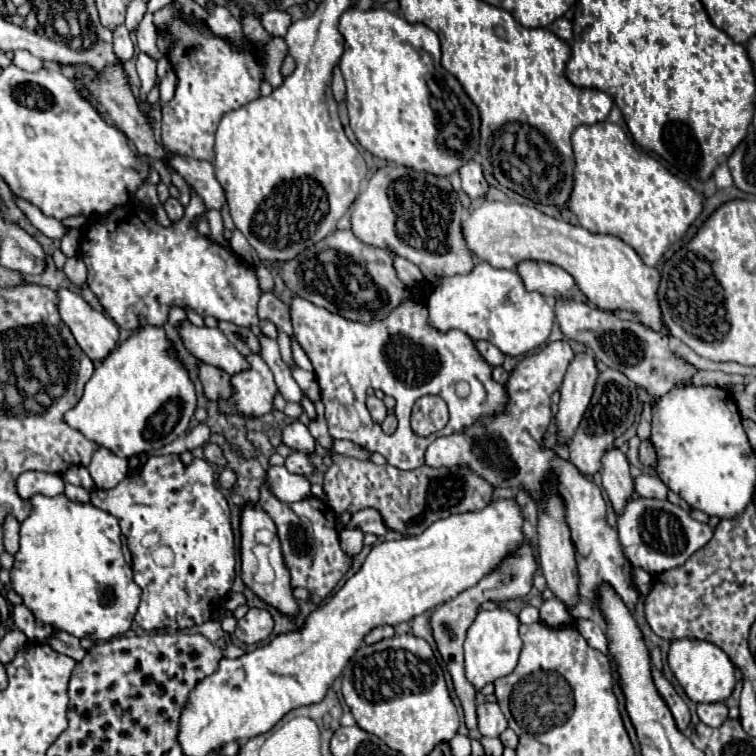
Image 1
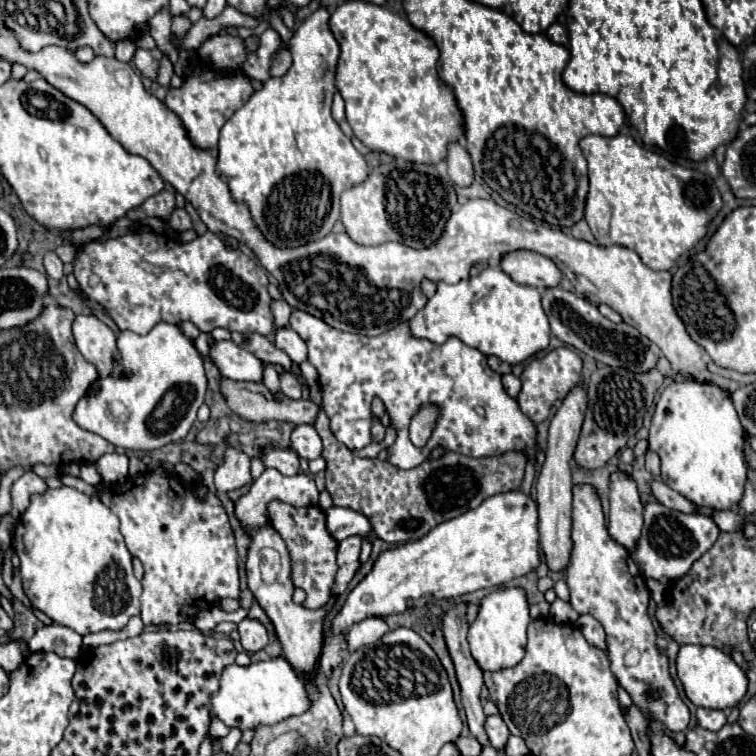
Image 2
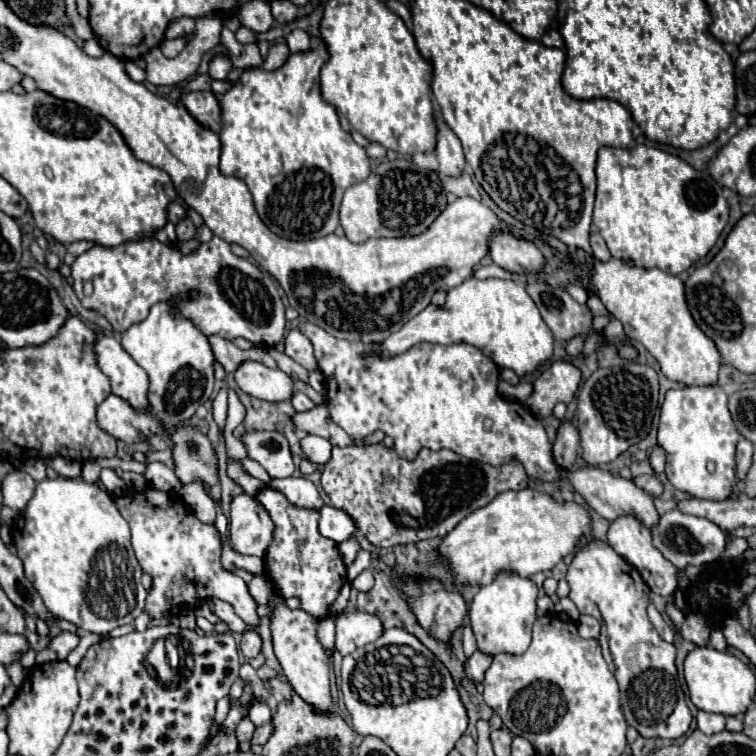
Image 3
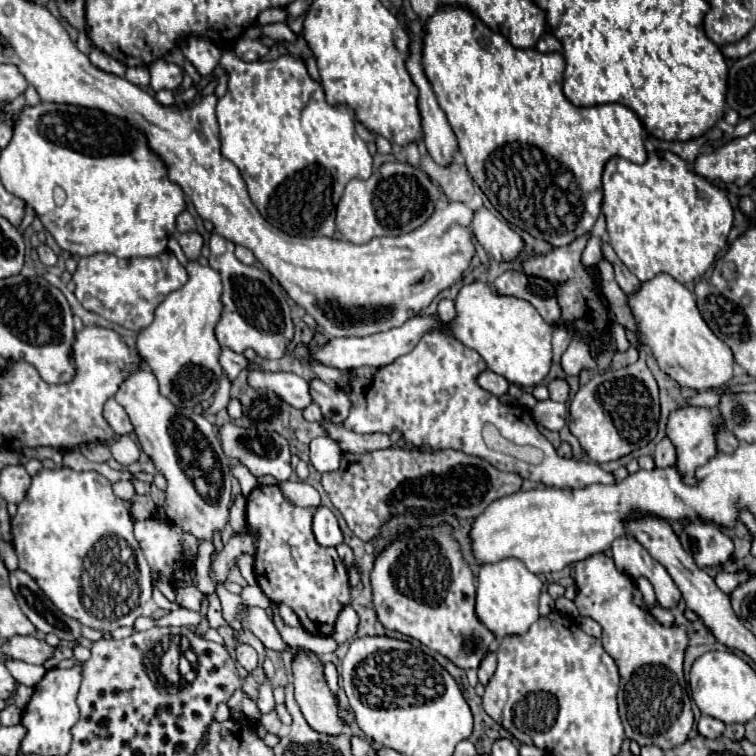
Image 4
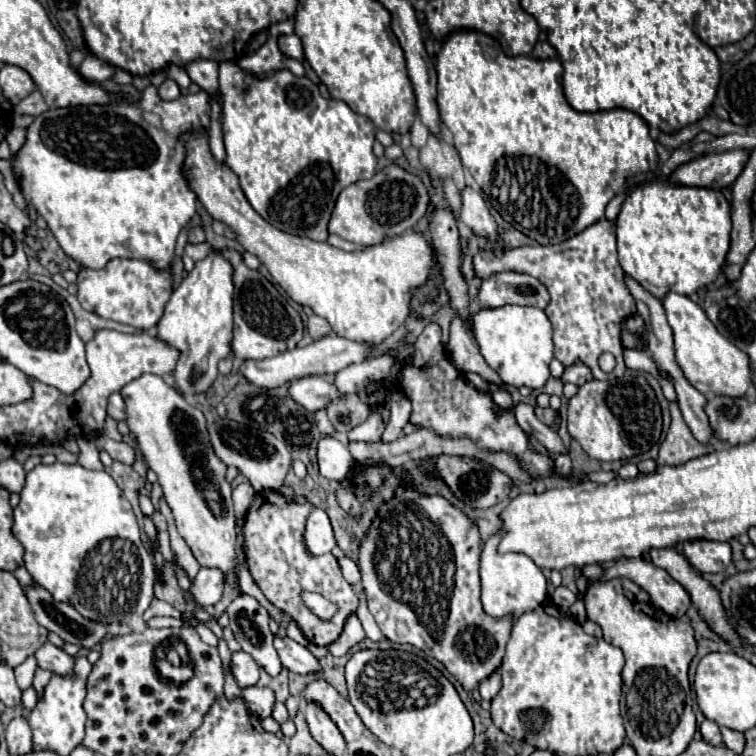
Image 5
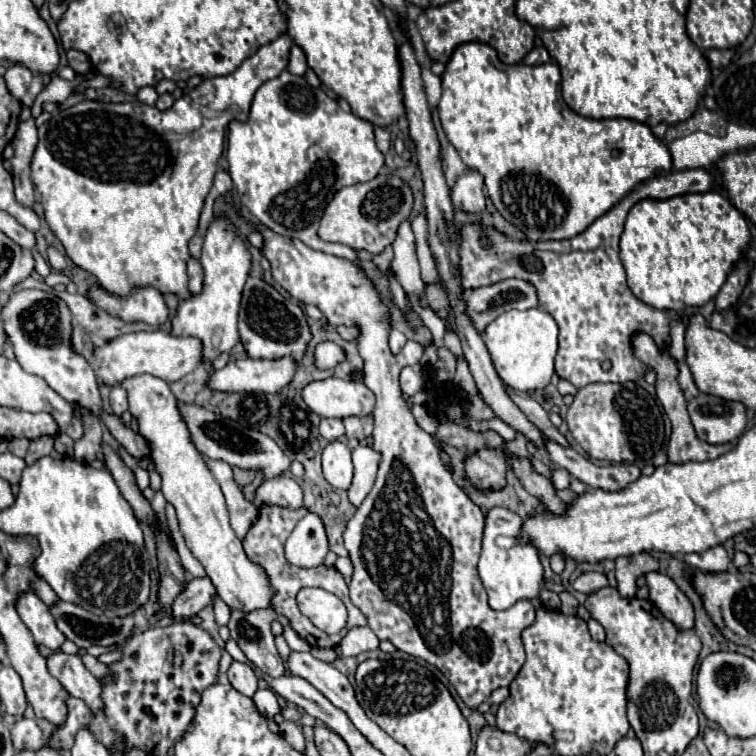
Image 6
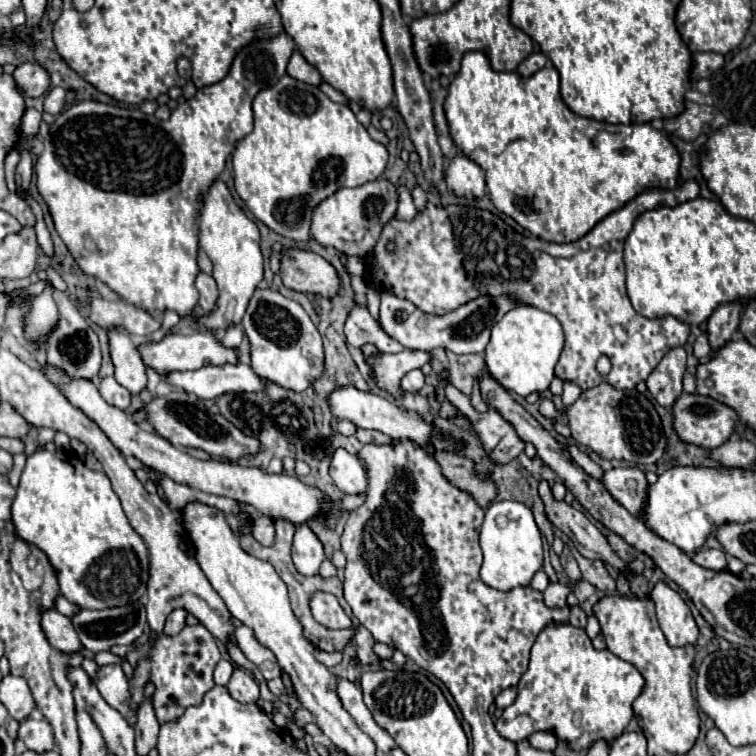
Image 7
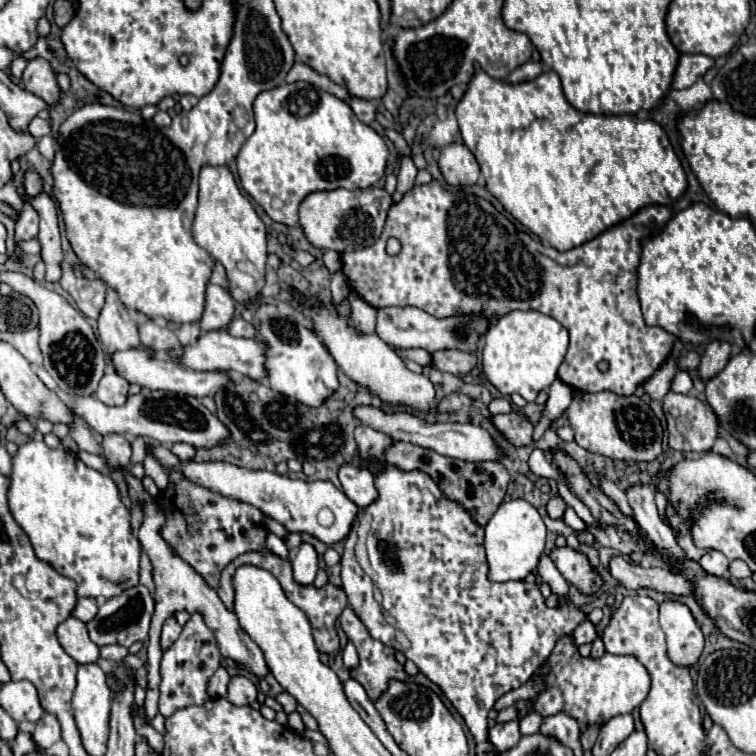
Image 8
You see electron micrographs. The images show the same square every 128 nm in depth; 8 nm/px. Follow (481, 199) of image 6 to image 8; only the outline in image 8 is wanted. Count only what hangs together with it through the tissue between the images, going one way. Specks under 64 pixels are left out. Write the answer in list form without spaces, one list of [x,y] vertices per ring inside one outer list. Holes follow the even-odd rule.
[[[452,142],[442,146],[438,166],[446,182],[452,186],[474,184],[480,176],[480,166],[474,154],[462,142]]]

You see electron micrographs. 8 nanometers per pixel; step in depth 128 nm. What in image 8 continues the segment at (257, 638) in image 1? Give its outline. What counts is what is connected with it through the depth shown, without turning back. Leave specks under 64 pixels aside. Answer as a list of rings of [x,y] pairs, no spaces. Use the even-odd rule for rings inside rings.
[[[234,676],[228,684],[228,700],[236,706],[250,706],[256,702],[256,686],[246,676]]]

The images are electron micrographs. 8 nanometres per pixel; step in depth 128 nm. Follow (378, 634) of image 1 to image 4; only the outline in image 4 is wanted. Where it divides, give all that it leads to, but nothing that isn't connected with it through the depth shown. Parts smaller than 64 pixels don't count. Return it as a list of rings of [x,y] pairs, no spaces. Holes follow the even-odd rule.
[[[346,606],[346,608],[340,612],[338,620],[336,620],[336,630],[334,630],[334,636],[332,636],[332,638],[334,638],[338,644],[342,644],[342,642],[346,642],[350,636],[354,636],[356,628],[358,628],[358,614],[354,612],[352,606]]]

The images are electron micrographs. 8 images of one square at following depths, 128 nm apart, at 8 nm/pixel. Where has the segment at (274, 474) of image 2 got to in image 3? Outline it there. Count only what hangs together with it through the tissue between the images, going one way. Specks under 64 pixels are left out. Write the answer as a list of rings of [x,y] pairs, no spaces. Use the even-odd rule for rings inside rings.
[[[290,476],[290,478],[284,478],[284,480],[276,478],[268,486],[280,490],[286,496],[288,502],[293,506],[298,506],[298,508],[320,510],[324,505],[317,487],[306,476],[300,476],[300,478]],[[240,494],[232,500],[230,542],[234,552],[262,558],[272,540],[272,520],[254,496]]]

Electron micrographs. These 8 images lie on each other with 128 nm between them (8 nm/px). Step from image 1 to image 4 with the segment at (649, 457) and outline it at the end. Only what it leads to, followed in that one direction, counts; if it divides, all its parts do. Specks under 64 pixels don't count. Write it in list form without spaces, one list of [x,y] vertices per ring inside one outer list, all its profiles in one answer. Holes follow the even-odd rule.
[[[664,438],[662,442],[656,444],[656,452],[654,452],[654,462],[658,468],[668,468],[668,466],[676,466],[676,448],[674,444]]]

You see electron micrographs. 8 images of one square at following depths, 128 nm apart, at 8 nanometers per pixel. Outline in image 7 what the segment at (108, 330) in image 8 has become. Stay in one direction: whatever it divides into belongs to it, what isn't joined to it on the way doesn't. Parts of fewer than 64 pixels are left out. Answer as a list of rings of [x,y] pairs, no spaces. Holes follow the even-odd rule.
[[[112,328],[112,332],[108,332],[108,350],[116,380],[132,394],[138,394],[146,386],[146,368],[138,344],[124,332],[124,328]]]

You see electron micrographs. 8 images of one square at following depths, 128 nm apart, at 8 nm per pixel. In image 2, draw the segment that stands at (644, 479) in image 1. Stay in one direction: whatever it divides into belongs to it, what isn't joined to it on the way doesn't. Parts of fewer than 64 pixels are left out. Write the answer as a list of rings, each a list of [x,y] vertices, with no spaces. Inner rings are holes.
[[[652,482],[650,488],[652,488],[652,494],[656,496],[656,500],[660,504],[672,508],[672,510],[678,510],[678,512],[684,512],[684,514],[702,514],[702,516],[712,516],[716,512],[712,508],[704,508],[704,506],[692,504],[688,498],[684,498],[680,492],[672,490],[664,482]]]

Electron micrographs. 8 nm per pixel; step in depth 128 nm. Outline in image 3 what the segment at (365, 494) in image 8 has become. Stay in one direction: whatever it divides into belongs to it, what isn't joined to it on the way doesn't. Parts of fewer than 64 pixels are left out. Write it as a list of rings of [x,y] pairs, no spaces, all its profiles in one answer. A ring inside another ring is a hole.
[[[308,434],[306,438],[302,438],[302,450],[306,452],[308,460],[320,466],[326,466],[328,460],[332,458],[332,444],[320,436],[312,436]]]

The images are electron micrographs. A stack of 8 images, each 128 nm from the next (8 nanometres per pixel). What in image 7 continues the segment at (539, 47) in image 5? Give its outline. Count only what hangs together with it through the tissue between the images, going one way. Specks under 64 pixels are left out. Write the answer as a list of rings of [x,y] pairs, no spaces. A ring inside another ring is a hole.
[[[541,52],[533,53],[526,58],[517,68],[517,73],[522,77],[529,77],[535,72],[546,66],[548,58]]]

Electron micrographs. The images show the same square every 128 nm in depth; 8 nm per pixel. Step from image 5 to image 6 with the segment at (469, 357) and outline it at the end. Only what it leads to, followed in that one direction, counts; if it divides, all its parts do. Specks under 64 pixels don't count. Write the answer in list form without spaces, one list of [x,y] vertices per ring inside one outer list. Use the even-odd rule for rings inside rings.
[[[508,388],[508,394],[510,394],[510,398],[518,404],[518,408],[550,438],[550,440],[556,440],[558,444],[564,444],[566,448],[570,448],[570,444],[568,444],[568,440],[566,440],[566,436],[562,436],[560,434],[560,430],[550,422],[550,418],[548,418],[548,412],[536,402],[536,400],[532,400],[532,398],[522,398],[522,396],[518,396],[518,394],[514,394],[510,388]]]

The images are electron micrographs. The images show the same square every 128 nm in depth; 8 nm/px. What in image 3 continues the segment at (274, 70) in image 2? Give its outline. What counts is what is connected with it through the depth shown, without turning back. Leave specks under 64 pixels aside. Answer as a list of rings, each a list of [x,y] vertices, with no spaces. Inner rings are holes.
[[[274,44],[270,48],[270,52],[268,52],[268,58],[264,60],[262,68],[264,70],[276,70],[276,68],[280,68],[284,64],[284,60],[288,58],[288,54],[290,54],[290,50],[288,50],[286,44]]]

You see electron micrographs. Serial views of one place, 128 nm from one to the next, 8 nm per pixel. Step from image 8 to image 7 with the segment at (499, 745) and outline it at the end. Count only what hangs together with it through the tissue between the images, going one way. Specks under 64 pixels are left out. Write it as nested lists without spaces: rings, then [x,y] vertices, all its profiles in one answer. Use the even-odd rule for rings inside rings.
[[[570,624],[546,626],[532,646],[530,666],[518,682],[518,698],[504,710],[502,718],[496,720],[496,730],[500,732],[500,736],[512,742],[524,740],[536,730],[552,730],[574,750],[588,748],[600,738],[612,742],[626,730],[630,718],[634,716],[632,704],[642,694],[644,684],[644,676],[630,662],[614,656],[610,650],[594,650],[590,638],[582,628],[574,628]]]

